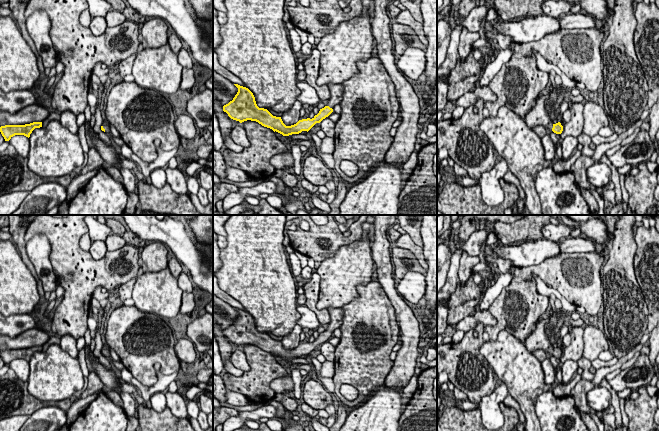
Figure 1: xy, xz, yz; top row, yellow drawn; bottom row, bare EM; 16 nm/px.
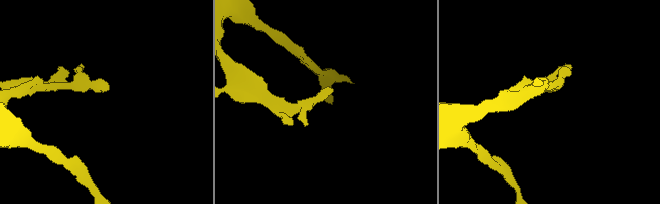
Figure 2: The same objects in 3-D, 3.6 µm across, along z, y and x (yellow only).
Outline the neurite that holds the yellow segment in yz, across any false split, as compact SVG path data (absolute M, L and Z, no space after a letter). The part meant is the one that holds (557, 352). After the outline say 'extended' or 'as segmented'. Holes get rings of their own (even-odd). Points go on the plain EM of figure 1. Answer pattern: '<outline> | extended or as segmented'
M549 319L542 321L538 320L536 322L536 328L526 339L525 346L530 353L537 349L542 349L556 358L561 358L563 355L563 350L560 346L554 348L548 339L547 333L545 332L545 325L548 323L548 320Z | extended

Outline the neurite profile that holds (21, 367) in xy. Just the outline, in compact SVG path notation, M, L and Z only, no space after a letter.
M15 359L11 361L11 363L8 366L10 369L12 369L15 372L15 374L20 380L24 382L28 381L29 372L30 372L28 361L24 359Z

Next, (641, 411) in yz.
M646 386L638 390L639 397L635 400L627 399L624 404L625 413L629 419L630 431L659 431L659 425L654 421L657 411L658 393L650 396Z

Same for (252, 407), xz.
M221 402L220 404L223 407L233 408L237 410L238 412L254 411L262 407L260 404L251 404L251 405L246 405L246 406L233 406L233 405L228 404L227 402Z

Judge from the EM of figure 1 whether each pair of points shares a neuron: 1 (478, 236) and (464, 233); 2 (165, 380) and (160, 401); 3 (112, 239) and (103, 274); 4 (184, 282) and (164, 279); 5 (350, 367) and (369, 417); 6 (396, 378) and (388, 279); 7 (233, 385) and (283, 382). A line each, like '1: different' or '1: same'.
1: different
2: different
3: different
4: different
5: different
6: same
7: different

